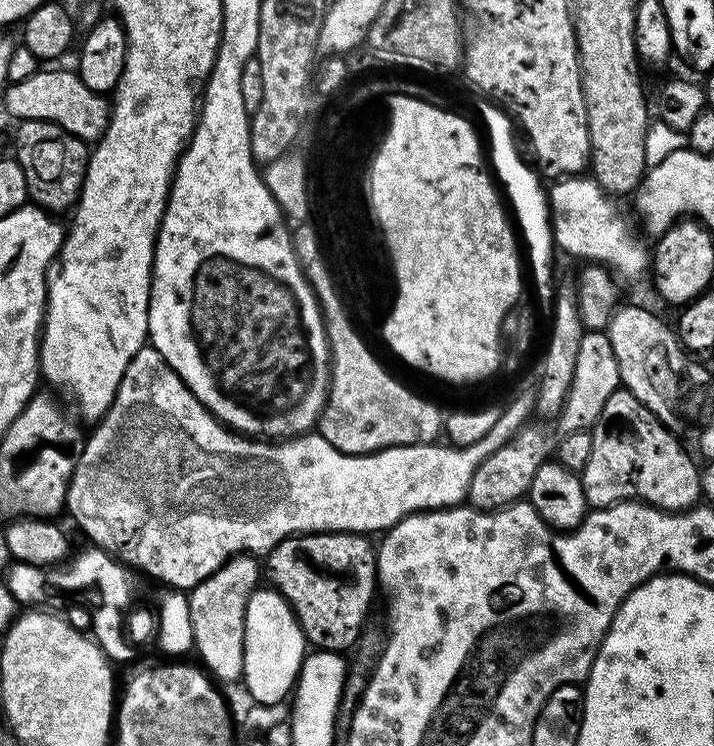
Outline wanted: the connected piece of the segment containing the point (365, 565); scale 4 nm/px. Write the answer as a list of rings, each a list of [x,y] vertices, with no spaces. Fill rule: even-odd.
[[[310,532],[287,536],[267,553],[266,576],[271,587],[282,593],[294,610],[304,639],[313,649],[341,654],[352,650],[366,628],[364,619],[372,608],[372,595],[378,592],[376,575],[376,548],[367,535],[358,532]]]

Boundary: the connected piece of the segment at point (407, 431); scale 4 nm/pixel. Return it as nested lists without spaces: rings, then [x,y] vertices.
[[[342,314],[336,318],[324,318],[324,329],[328,335],[328,348],[332,351],[332,383],[328,386],[328,401],[324,403],[324,412],[318,421],[318,435],[326,438],[330,446],[348,456],[368,456],[371,452],[380,452],[383,448],[410,446],[411,444],[431,444],[441,435],[437,429],[439,417],[436,409],[424,401],[409,396],[399,385],[392,383],[388,376],[376,367],[375,360],[364,351],[355,333],[348,328]]]

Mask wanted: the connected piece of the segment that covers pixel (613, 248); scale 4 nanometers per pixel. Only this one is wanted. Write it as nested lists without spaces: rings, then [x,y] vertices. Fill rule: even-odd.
[[[583,175],[574,176],[571,178],[560,178],[555,181],[556,184],[553,186],[553,188],[550,188],[550,219],[552,221],[552,234],[555,240],[555,243],[557,245],[560,244],[562,247],[565,248],[566,251],[569,252],[572,256],[581,256],[582,261],[584,262],[595,262],[597,265],[601,265],[606,269],[611,270],[617,277],[625,276],[628,280],[636,280],[639,278],[640,275],[643,274],[644,271],[649,271],[650,268],[650,248],[648,245],[648,248],[646,245],[643,244],[642,241],[639,240],[638,237],[636,237],[636,232],[634,229],[631,228],[630,225],[628,225],[628,220],[626,217],[623,216],[622,213],[620,213],[620,208],[615,199],[609,193],[605,192],[603,188],[600,187],[599,184],[596,183],[595,179],[587,178],[588,180],[584,180],[585,177]]]

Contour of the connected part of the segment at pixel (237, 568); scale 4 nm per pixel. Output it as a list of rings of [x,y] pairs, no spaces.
[[[250,554],[234,556],[211,575],[210,578],[191,589],[188,594],[193,647],[197,654],[199,652],[201,658],[204,660],[206,664],[204,666],[214,676],[216,674],[226,682],[236,681],[237,683],[244,675],[246,606],[249,605],[250,596],[256,591],[262,580],[262,566],[261,563],[259,566],[257,560],[259,560],[257,557]]]

